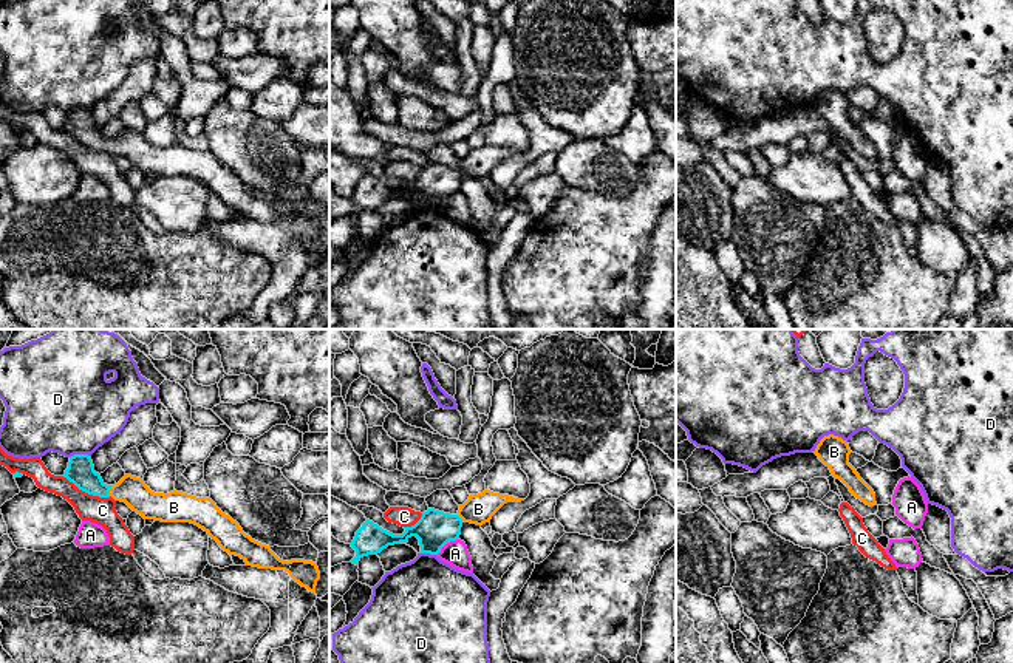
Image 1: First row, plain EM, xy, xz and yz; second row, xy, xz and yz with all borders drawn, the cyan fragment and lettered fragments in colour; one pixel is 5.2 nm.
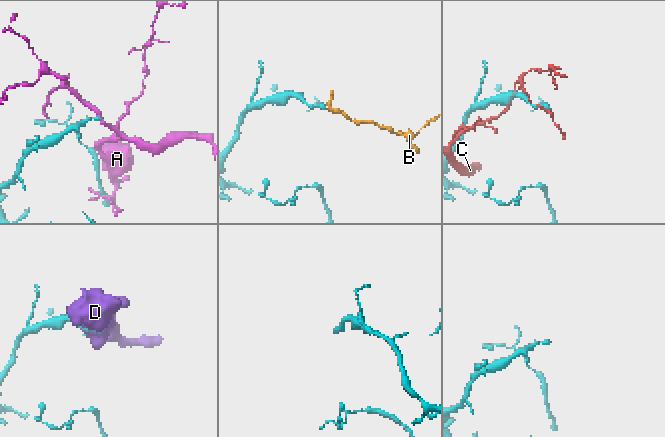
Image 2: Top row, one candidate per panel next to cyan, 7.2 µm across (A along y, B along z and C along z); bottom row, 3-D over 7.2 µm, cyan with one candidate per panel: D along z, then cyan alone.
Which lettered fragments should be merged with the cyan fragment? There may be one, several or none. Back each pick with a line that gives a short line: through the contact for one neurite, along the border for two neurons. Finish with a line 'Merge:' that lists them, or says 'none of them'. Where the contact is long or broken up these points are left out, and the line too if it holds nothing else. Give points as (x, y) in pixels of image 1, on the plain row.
B: line xy (81, 125), (96, 141), (109, 144), (132, 144)
Merge: B

